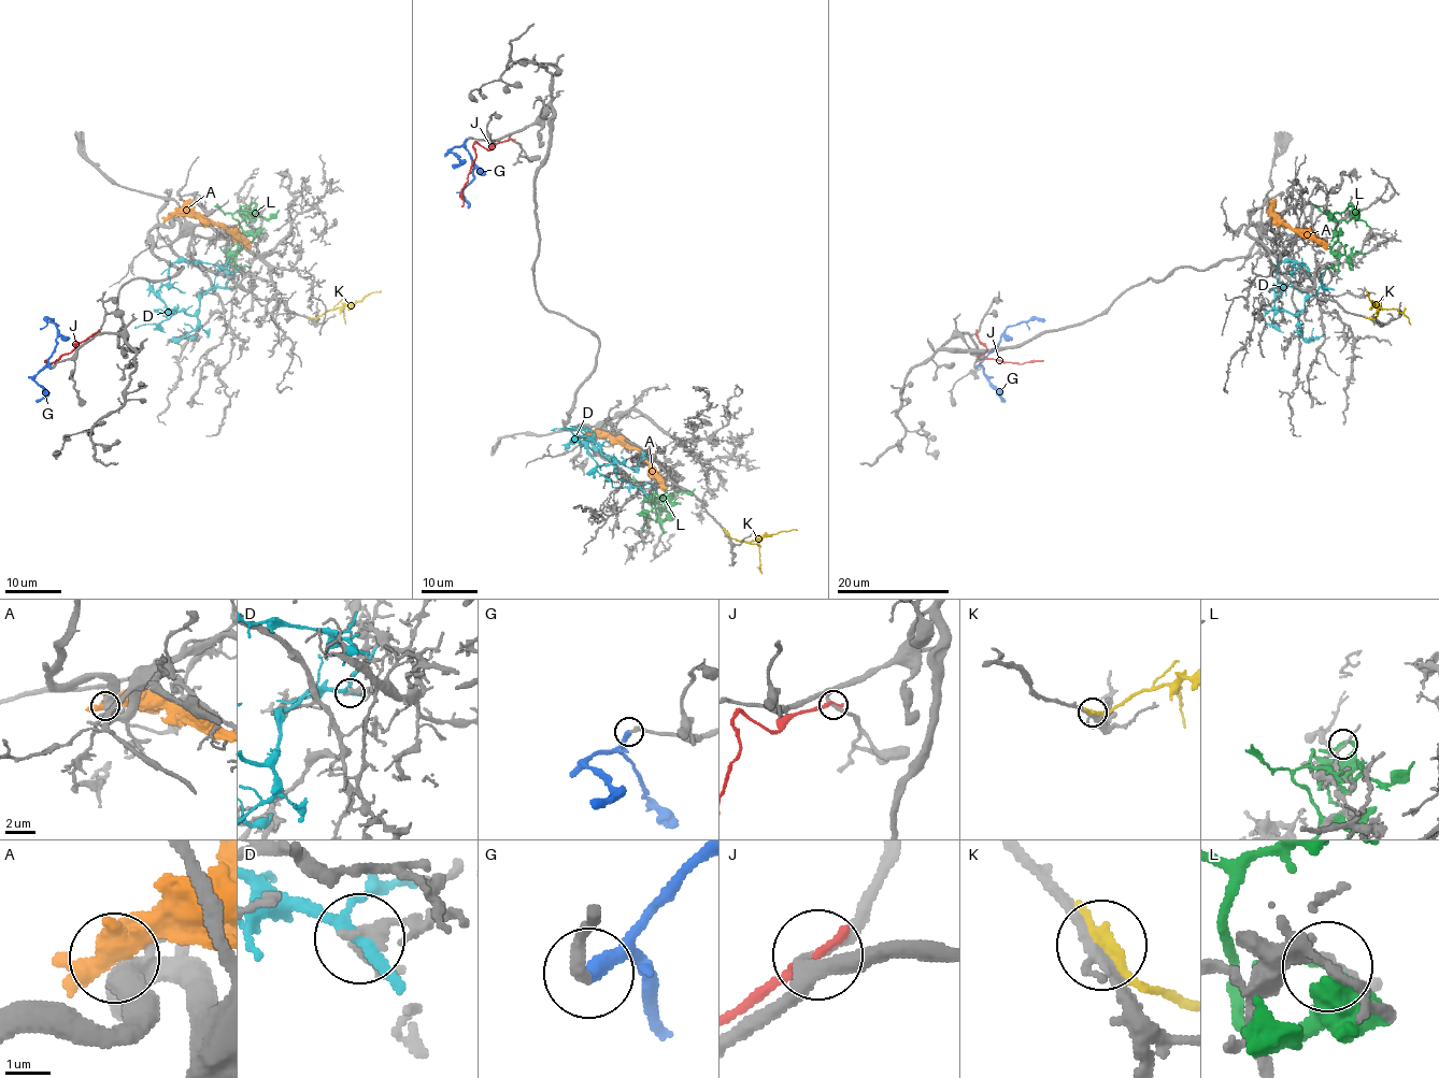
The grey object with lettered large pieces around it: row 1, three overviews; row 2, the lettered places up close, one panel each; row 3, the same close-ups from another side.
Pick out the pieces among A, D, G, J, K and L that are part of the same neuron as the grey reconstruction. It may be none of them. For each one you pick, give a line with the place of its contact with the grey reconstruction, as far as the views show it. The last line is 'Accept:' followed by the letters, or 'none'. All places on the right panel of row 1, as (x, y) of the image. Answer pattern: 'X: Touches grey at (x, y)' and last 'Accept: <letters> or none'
G: Touches grey at (976, 368)
Accept: G

